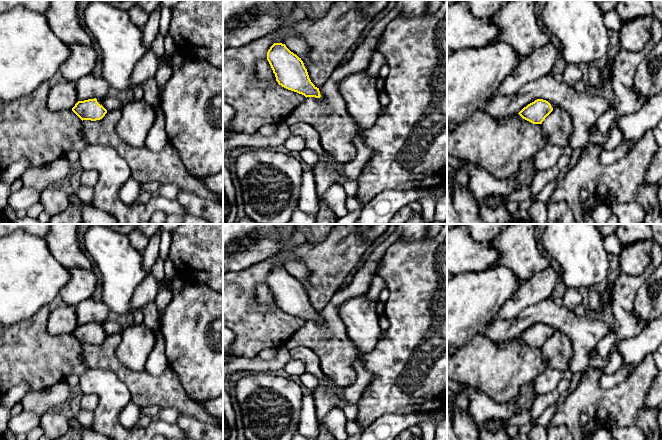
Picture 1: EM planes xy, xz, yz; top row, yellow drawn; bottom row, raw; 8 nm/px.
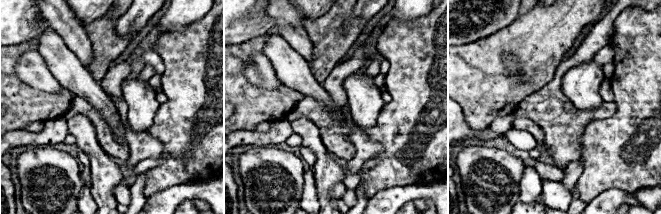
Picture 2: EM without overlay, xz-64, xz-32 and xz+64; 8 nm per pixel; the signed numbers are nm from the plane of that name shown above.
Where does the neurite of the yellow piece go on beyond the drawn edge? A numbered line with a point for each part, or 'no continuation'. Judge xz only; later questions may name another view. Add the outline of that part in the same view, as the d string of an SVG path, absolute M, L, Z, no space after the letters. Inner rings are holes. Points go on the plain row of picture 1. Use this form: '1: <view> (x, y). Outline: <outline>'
no continuation

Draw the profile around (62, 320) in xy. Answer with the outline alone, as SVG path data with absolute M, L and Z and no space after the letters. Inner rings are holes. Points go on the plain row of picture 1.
M64 305L50 311L46 329L51 335L72 334L77 326L76 307Z

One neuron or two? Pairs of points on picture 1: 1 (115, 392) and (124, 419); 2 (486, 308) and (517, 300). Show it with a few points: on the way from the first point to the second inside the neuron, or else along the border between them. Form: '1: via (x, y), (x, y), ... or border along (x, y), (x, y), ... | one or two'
1: border along (130, 400), (119, 415), (119, 422), (128, 429) | two
2: border along (519, 287), (502, 305), (497, 316) | two

